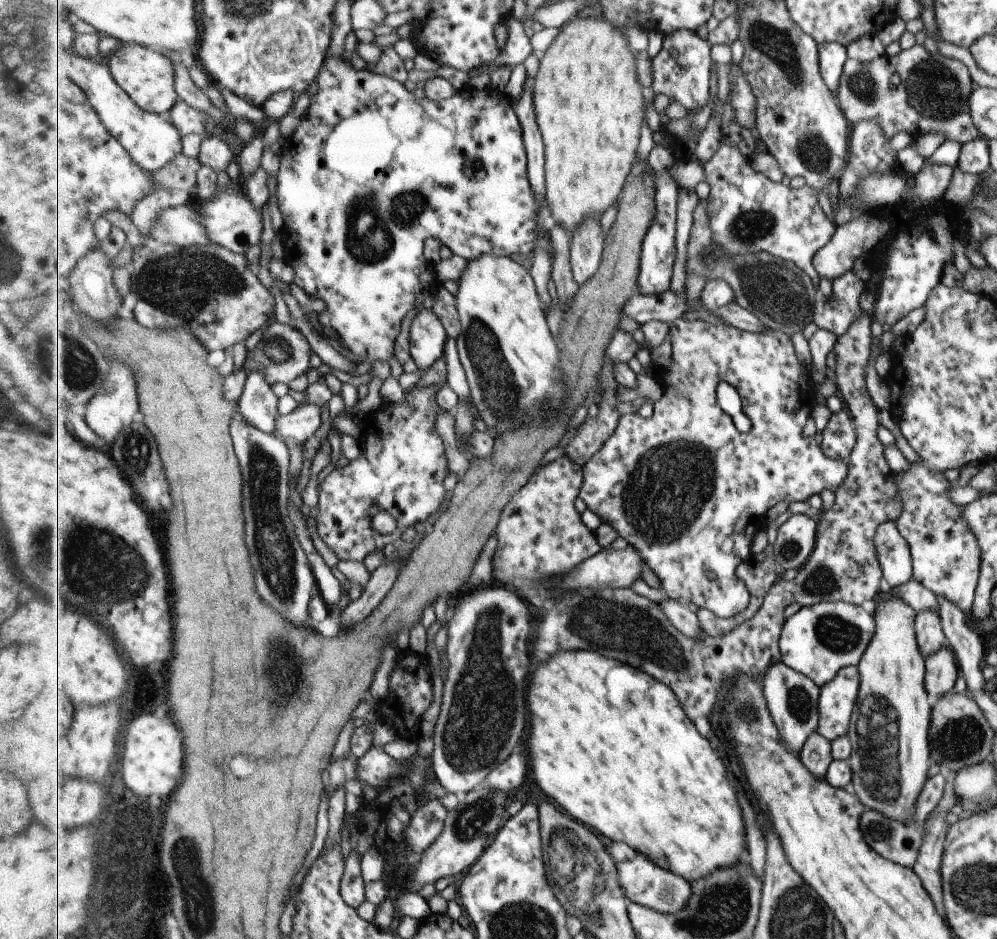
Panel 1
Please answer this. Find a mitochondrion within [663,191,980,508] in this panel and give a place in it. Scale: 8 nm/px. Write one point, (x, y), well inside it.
(781, 295)

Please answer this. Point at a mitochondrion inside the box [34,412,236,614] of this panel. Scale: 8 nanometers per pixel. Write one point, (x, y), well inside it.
(99, 554)

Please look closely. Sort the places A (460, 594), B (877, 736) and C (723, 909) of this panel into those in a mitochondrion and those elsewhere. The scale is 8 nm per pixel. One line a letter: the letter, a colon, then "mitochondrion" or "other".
A: other
B: mitochondrion
C: mitochondrion

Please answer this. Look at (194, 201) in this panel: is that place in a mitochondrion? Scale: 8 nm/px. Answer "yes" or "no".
no

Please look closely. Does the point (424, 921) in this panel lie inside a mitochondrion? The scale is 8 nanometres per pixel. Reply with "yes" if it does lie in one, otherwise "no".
no

